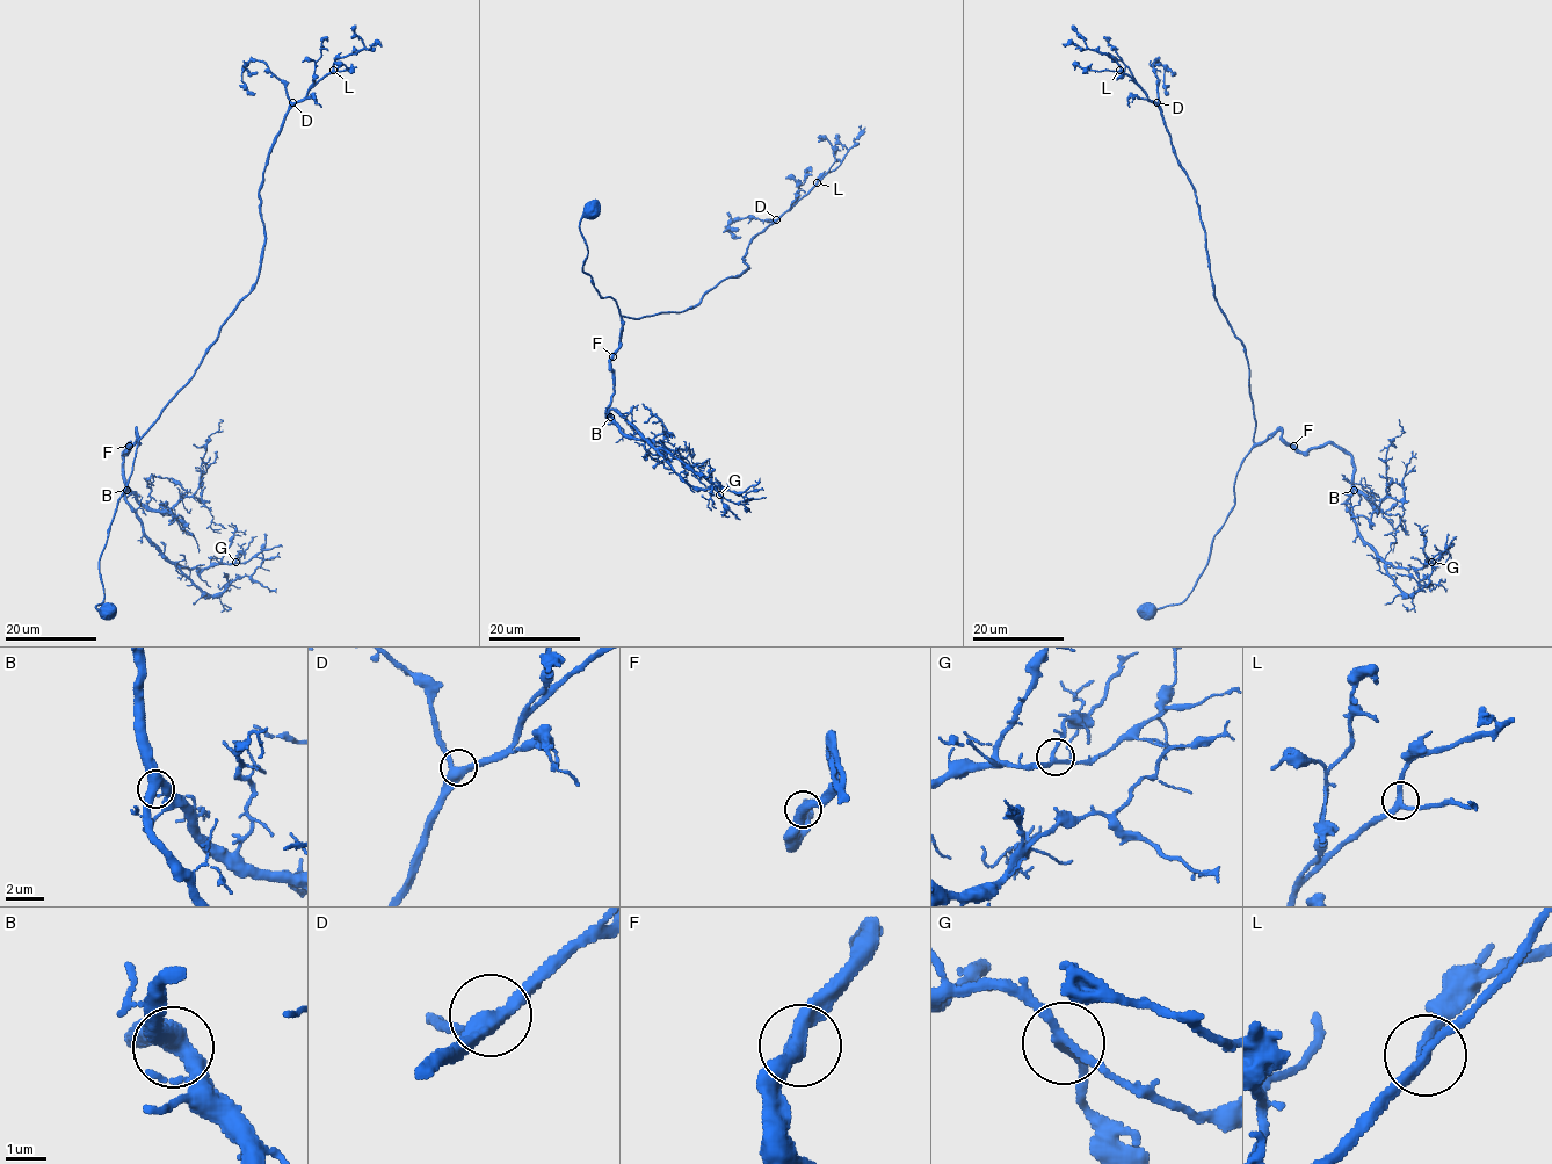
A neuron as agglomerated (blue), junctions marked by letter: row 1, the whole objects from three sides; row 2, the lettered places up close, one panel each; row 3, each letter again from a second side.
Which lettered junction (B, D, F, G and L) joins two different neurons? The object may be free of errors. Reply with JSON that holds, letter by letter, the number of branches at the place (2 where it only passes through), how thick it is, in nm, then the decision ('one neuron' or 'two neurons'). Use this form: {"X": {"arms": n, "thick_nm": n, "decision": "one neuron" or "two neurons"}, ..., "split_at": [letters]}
{"B": {"arms": 3, "thick_nm": 440, "decision": "one neuron"}, "D": {"arms": 3, "thick_nm": 360, "decision": "one neuron"}, "F": {"arms": 2, "thick_nm": 440, "decision": "one neuron"}, "G": {"arms": 3, "thick_nm": 200, "decision": "one neuron"}, "L": {"arms": 3, "thick_nm": 240, "decision": "one neuron"}, "split_at": []}

